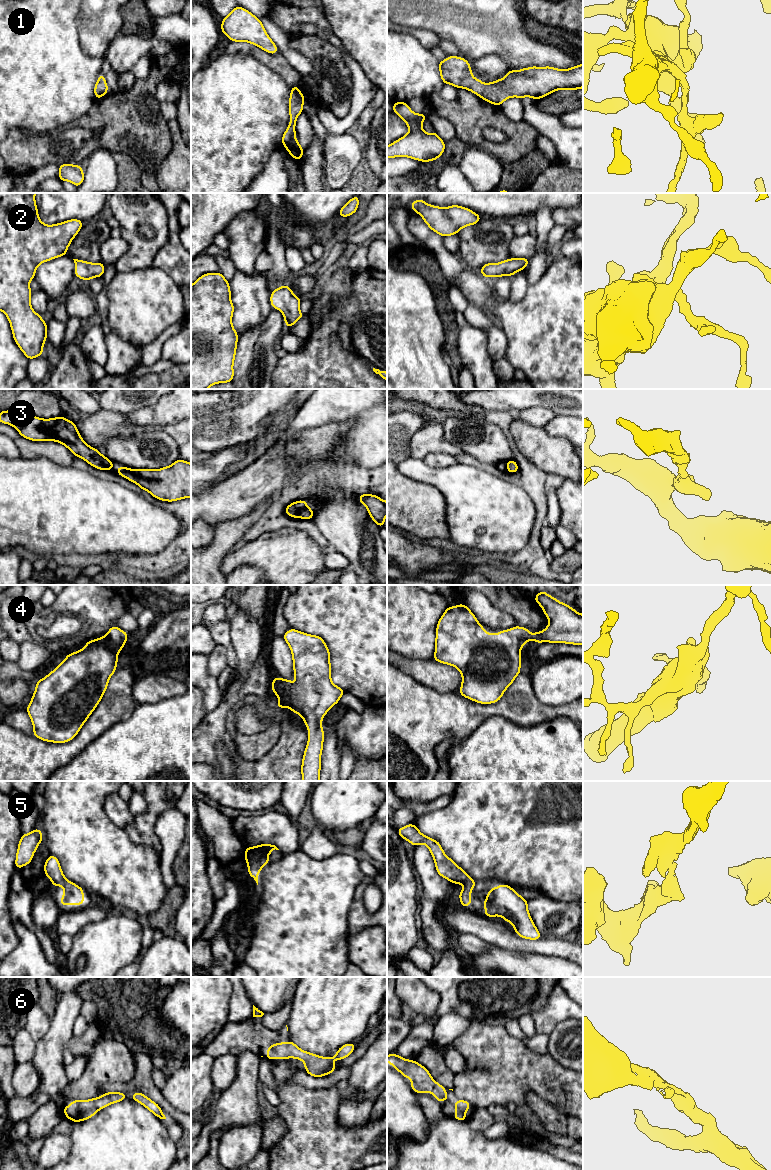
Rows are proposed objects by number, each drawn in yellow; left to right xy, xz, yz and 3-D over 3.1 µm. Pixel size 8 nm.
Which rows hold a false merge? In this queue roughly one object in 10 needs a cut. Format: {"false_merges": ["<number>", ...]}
{"false_merges": []}

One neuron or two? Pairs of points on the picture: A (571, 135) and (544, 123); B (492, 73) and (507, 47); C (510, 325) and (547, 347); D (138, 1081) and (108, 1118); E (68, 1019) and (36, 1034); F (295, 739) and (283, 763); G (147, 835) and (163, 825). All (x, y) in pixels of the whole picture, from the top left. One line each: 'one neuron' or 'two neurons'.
A: one neuron
B: two neurons
C: one neuron
D: two neurons
E: two neurons
F: one neuron
G: two neurons

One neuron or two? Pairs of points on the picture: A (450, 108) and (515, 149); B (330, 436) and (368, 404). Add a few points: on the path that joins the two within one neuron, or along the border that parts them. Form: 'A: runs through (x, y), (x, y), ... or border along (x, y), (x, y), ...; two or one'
A: runs through (467, 125), (485, 145), (498, 149); one
B: border along (355, 421), (348, 419), (328, 423); two

